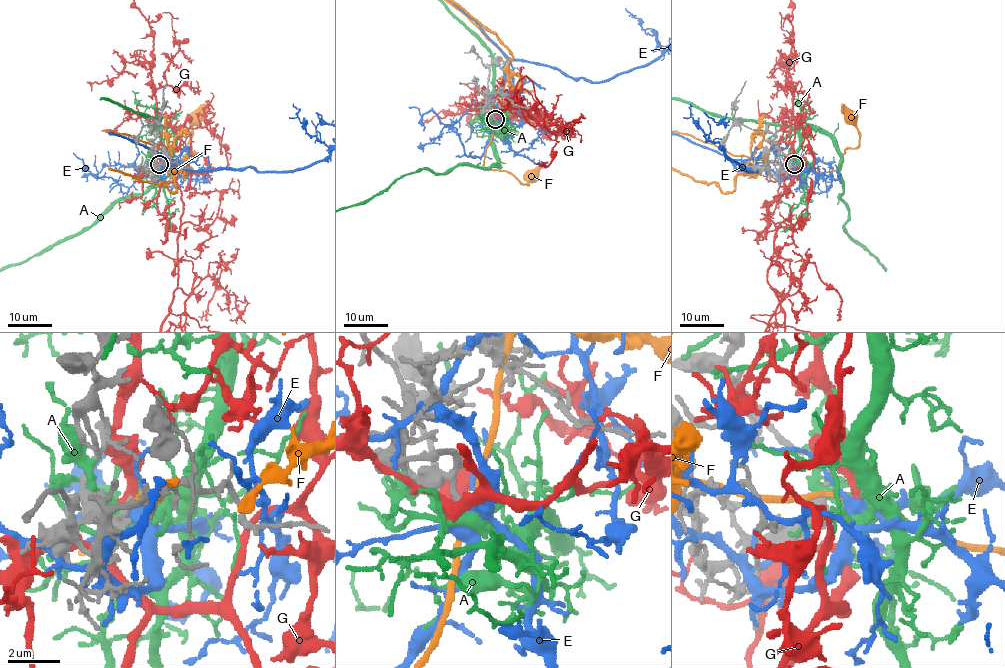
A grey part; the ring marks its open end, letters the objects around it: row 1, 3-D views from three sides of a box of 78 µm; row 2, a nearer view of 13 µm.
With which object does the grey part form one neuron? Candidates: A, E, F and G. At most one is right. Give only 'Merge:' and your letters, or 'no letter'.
Merge: no letter

